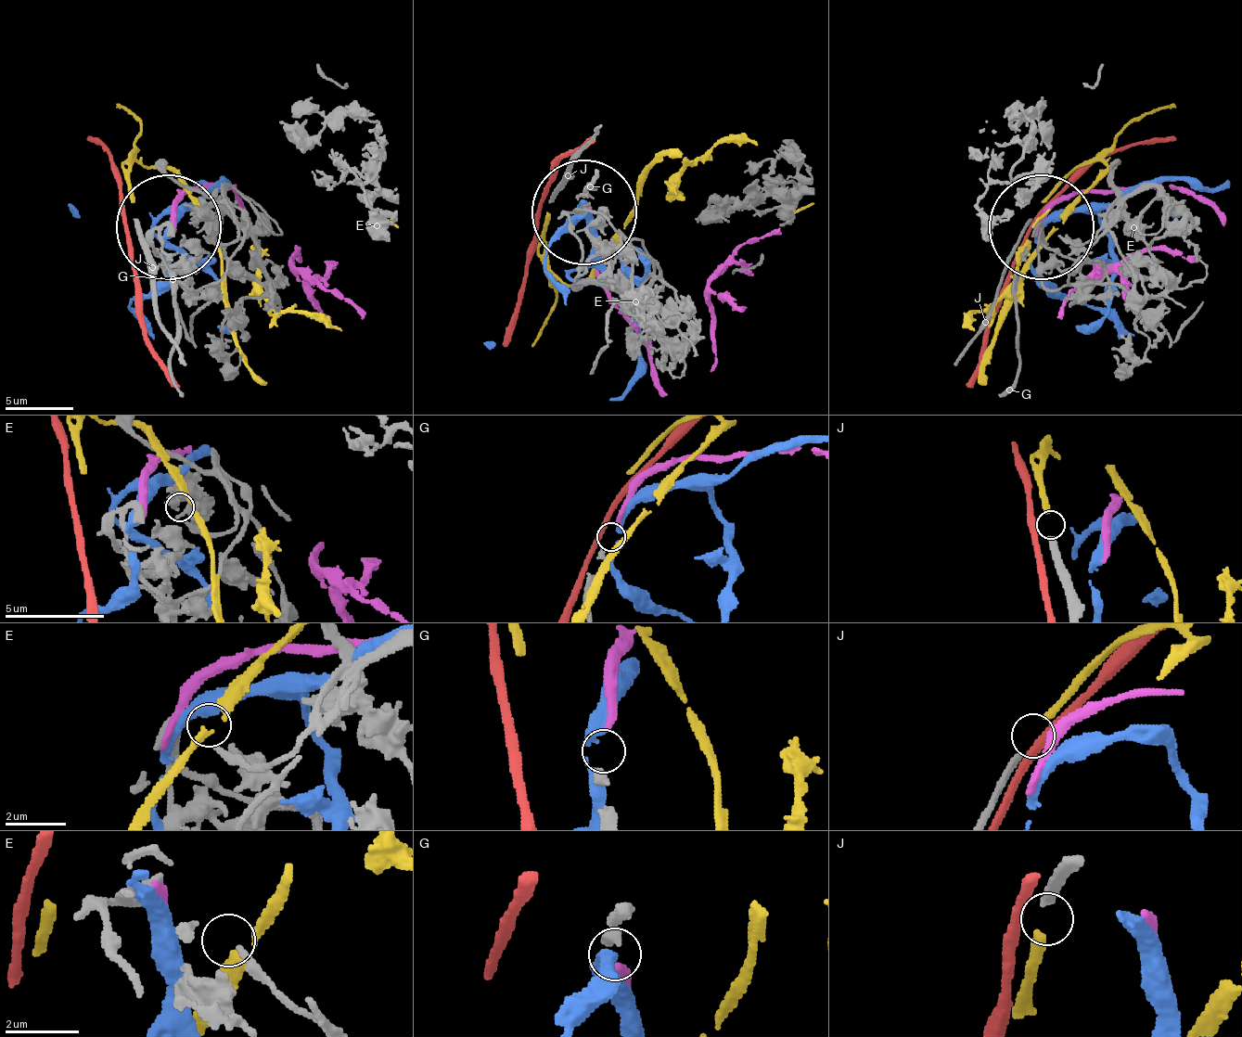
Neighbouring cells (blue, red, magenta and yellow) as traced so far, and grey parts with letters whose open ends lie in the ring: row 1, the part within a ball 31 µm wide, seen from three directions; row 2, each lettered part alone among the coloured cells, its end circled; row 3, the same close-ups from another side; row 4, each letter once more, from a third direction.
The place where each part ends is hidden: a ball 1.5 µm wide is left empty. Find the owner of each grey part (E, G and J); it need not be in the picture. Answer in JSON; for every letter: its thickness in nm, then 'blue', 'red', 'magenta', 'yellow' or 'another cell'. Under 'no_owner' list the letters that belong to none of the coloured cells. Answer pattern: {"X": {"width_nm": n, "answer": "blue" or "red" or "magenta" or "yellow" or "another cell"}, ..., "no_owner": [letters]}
{"E": {"width_nm": 240, "answer": "another cell"}, "G": {"width_nm": 280, "answer": "magenta"}, "J": {"width_nm": 260, "answer": "yellow"}, "no_owner": ["E"]}

